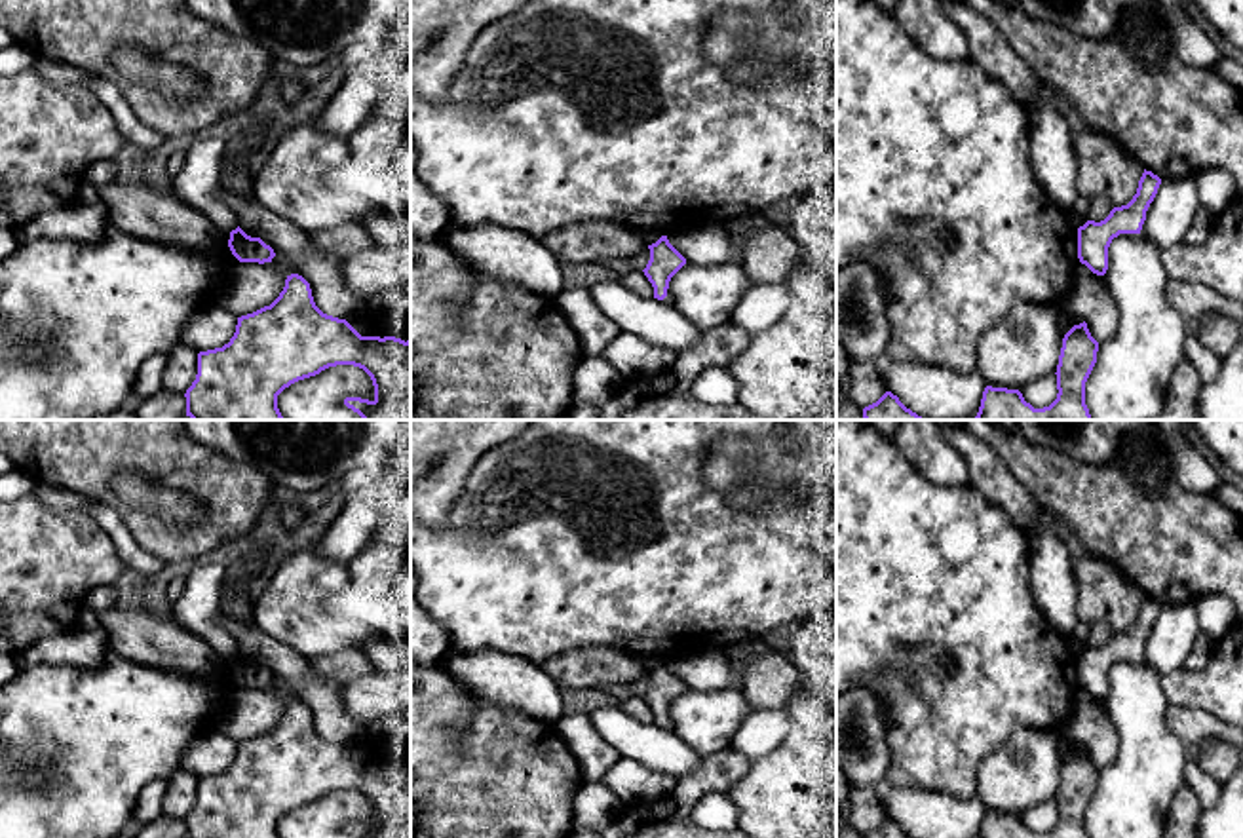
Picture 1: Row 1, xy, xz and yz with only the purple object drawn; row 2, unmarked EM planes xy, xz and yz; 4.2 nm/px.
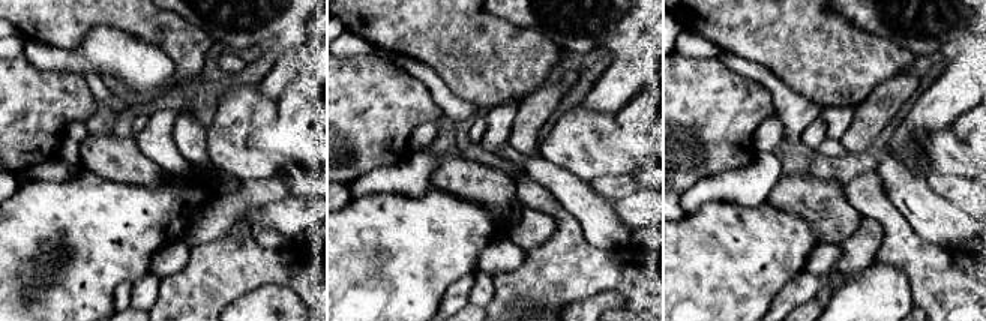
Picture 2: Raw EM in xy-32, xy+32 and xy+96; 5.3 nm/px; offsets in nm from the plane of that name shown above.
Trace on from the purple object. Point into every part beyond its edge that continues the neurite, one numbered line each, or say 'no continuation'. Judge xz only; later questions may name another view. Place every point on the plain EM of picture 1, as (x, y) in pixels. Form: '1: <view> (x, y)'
no continuation

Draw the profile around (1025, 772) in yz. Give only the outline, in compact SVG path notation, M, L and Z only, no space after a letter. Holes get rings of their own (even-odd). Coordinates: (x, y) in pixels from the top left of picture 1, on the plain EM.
M1021 728L981 760L977 798L992 813L1023 815L1057 798L1064 760L1059 732Z

